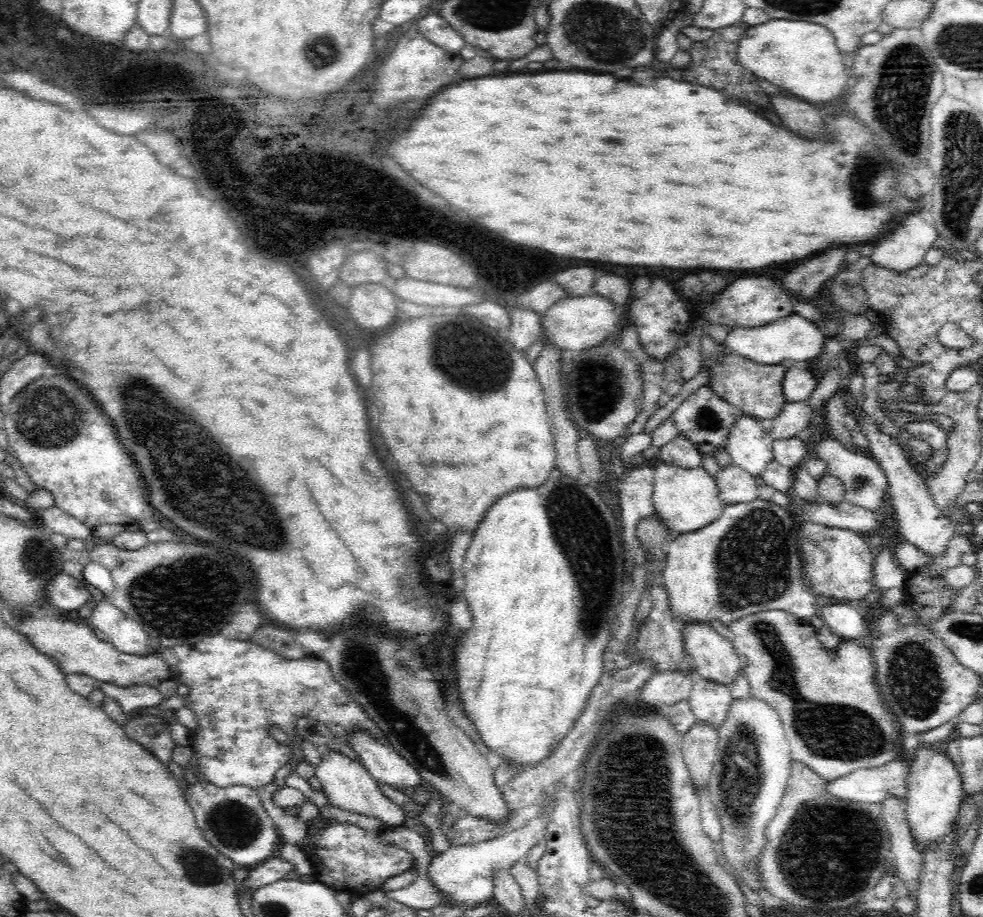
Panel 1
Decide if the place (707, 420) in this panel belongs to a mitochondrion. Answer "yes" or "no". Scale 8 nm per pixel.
yes

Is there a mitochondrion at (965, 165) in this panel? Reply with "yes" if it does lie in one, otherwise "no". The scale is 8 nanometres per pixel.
yes

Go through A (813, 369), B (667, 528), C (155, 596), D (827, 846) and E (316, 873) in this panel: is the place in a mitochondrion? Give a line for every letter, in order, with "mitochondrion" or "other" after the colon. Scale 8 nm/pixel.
A: other
B: other
C: mitochondrion
D: mitochondrion
E: other

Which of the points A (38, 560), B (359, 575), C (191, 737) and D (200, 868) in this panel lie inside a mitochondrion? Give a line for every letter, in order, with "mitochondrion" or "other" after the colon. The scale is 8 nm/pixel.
A: mitochondrion
B: other
C: other
D: mitochondrion

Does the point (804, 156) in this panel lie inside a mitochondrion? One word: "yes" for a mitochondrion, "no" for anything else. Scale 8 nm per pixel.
no

